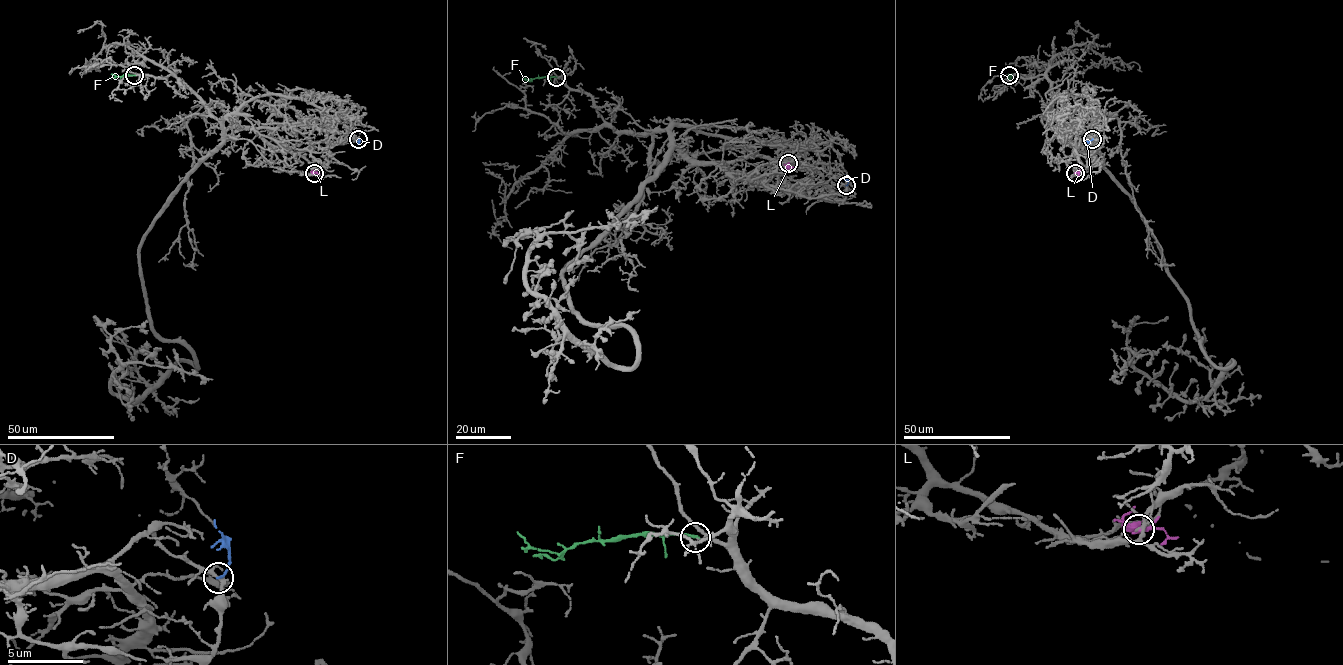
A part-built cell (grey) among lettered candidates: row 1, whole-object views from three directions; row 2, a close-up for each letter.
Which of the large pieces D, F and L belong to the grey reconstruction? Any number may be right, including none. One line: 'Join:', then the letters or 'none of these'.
Join: F

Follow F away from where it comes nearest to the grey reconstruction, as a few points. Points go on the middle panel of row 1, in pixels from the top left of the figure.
F: (556, 77), (529, 80), (523, 76)

